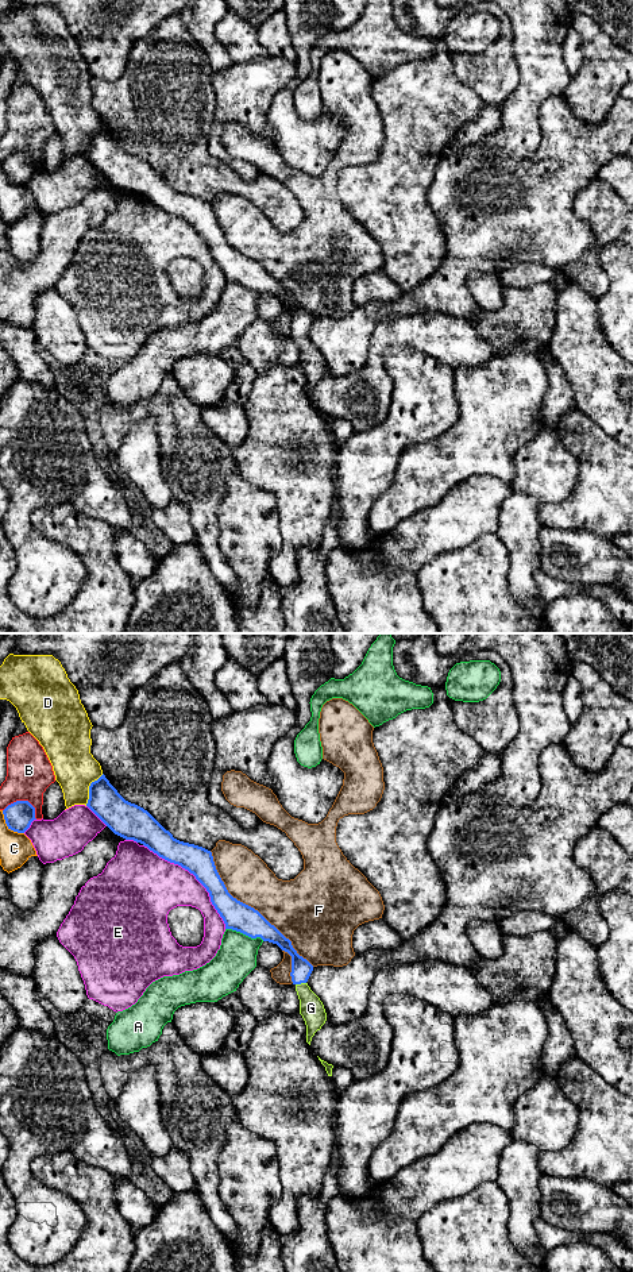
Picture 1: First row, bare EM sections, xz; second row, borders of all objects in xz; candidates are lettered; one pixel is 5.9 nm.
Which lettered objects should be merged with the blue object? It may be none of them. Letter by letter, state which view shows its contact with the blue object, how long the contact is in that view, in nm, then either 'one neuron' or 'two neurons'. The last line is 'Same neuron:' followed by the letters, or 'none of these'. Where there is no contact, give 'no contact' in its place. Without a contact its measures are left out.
A: meets blue in xz; contact 240 nm long; two neurons
B: meets blue in xz; contact 220 nm long; two neurons
C: meets blue in xz; contact 190 nm long; two neurons
D: meets blue in xz; contact 220 nm long; two neurons
E: meets blue in xz; contact 700 nm long; two neurons
F: meets blue in xz; contact 950 nm long; two neurons
G: meets blue in xz; contact 70 nm long; one neuron
Same neuron: G

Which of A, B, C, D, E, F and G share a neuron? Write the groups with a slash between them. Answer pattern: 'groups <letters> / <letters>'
groups A / B / C / D / E / F / G

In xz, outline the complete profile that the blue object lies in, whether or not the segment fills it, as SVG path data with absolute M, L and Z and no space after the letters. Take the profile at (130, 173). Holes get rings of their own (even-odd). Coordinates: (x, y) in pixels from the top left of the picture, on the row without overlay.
M103 126L89 138L86 158L117 188L143 196L159 209L178 216L196 228L207 240L211 254L223 270L225 281L240 284L251 290L277 296L292 308L292 334L300 351L300 366L306 377L306 394L327 373L320 350L308 338L313 317L300 308L274 277L258 262L233 250L221 232L212 204L180 193L147 162L126 153Z

